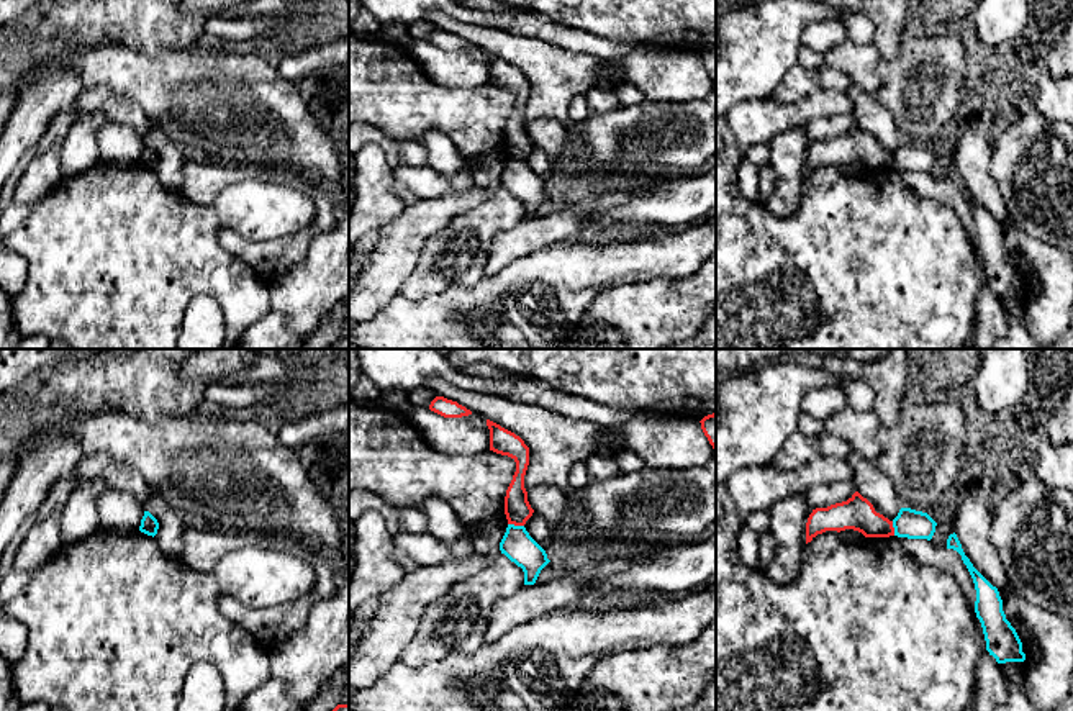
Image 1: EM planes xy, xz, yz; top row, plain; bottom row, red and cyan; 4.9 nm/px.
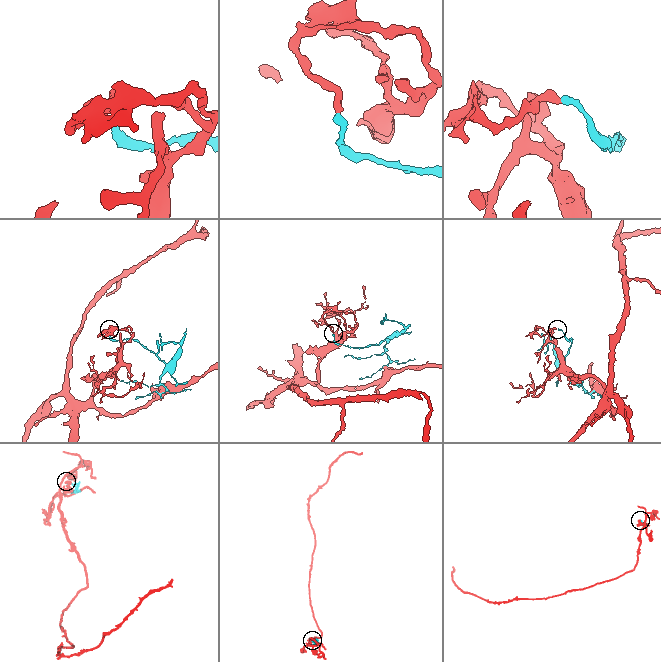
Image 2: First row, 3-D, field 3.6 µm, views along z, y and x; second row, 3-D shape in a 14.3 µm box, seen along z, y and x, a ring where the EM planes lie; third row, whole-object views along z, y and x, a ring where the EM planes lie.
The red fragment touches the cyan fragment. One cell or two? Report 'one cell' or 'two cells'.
two cells

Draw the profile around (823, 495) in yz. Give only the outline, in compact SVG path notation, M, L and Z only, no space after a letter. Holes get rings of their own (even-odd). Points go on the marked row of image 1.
M849 480L831 485L817 485L804 493L804 500L813 509L816 509L847 501L853 493L855 485Z

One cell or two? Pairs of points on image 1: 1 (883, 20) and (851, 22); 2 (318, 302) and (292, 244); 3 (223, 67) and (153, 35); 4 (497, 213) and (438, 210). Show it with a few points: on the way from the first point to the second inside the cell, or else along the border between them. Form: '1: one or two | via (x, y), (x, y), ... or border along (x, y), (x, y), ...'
1: two | border along (867, 17), (872, 23), (872, 41)
2: two | border along (326, 233), (315, 238), (308, 251), (269, 284)
3: two | border along (195, 45), (141, 53)
4: two | border along (493, 189), (480, 202), (462, 210), (431, 235)

